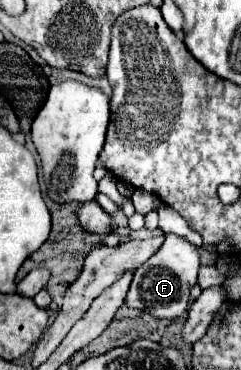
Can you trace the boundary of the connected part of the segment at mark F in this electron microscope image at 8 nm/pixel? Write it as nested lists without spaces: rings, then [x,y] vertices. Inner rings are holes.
[[[166,234],[162,248],[134,272],[134,278],[126,296],[128,306],[150,312],[156,318],[174,320],[178,316],[184,316],[186,310],[190,308],[190,288],[196,284],[196,274],[200,266],[202,266],[202,260],[200,260],[198,246],[194,246],[182,236]]]

